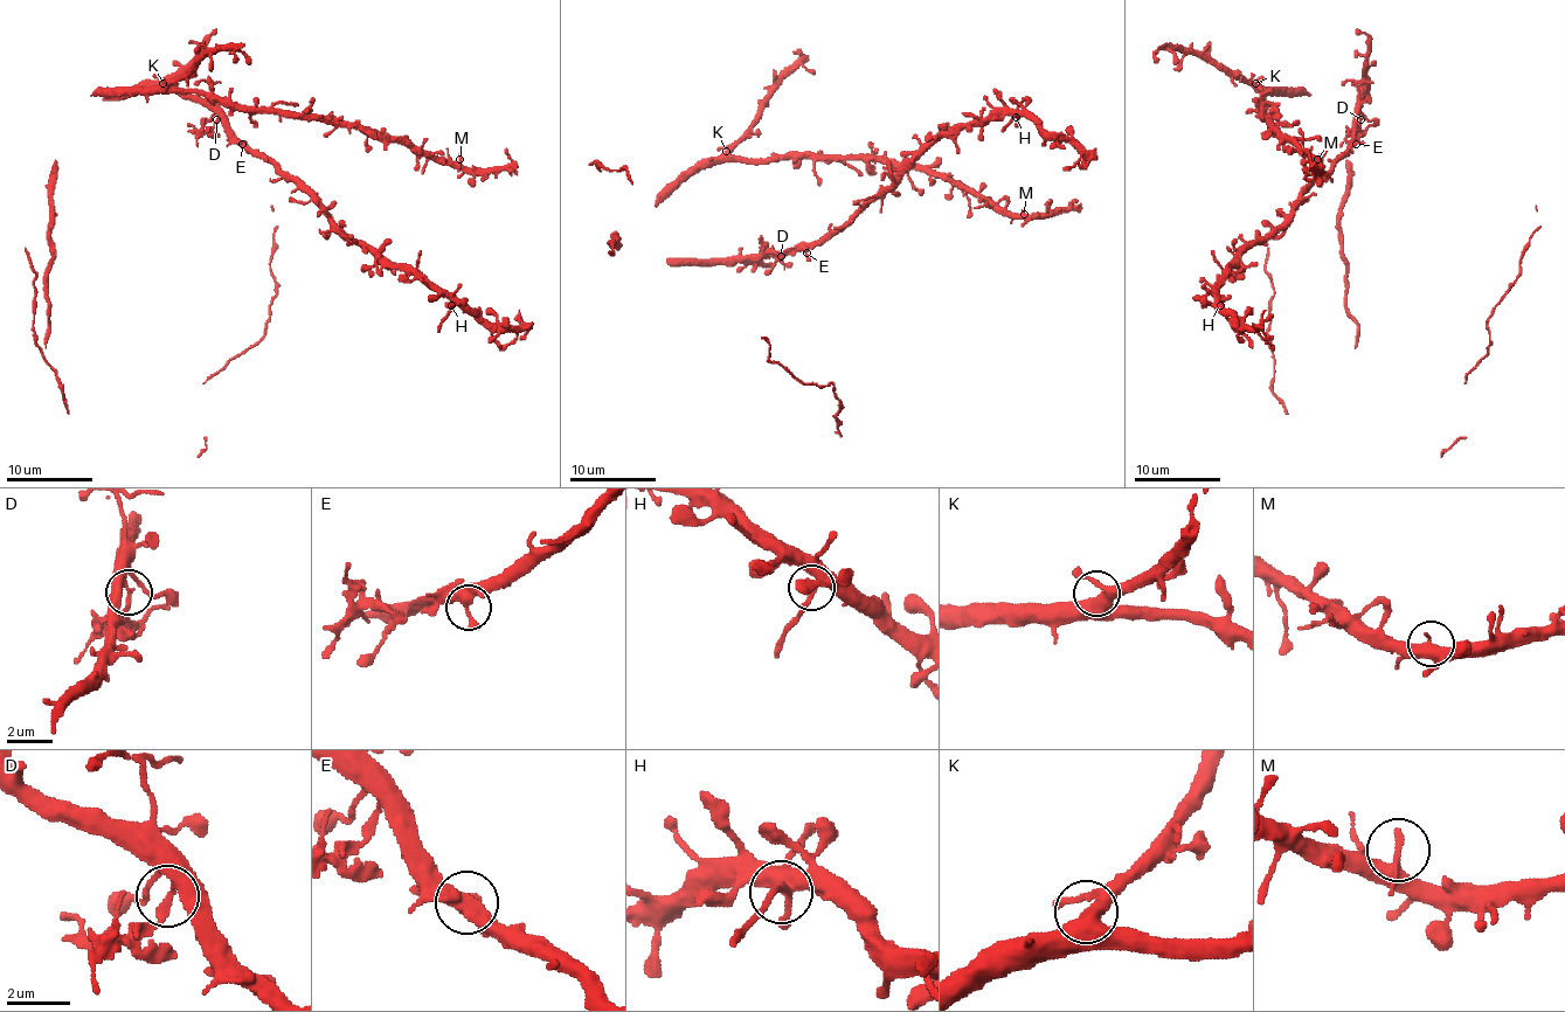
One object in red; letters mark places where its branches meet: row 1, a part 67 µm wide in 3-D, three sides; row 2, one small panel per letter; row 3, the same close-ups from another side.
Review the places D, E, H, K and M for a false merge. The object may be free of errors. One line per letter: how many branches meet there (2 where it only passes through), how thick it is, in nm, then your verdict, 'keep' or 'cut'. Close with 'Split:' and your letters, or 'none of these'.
D: branches 3; calibre 260 nm; cut
E: branches 3; calibre 400 nm; keep
H: branches 3; calibre 280 nm; keep
K: branches 3; calibre 440 nm; keep
M: branches 2; calibre 280 nm; keep
Split: D

